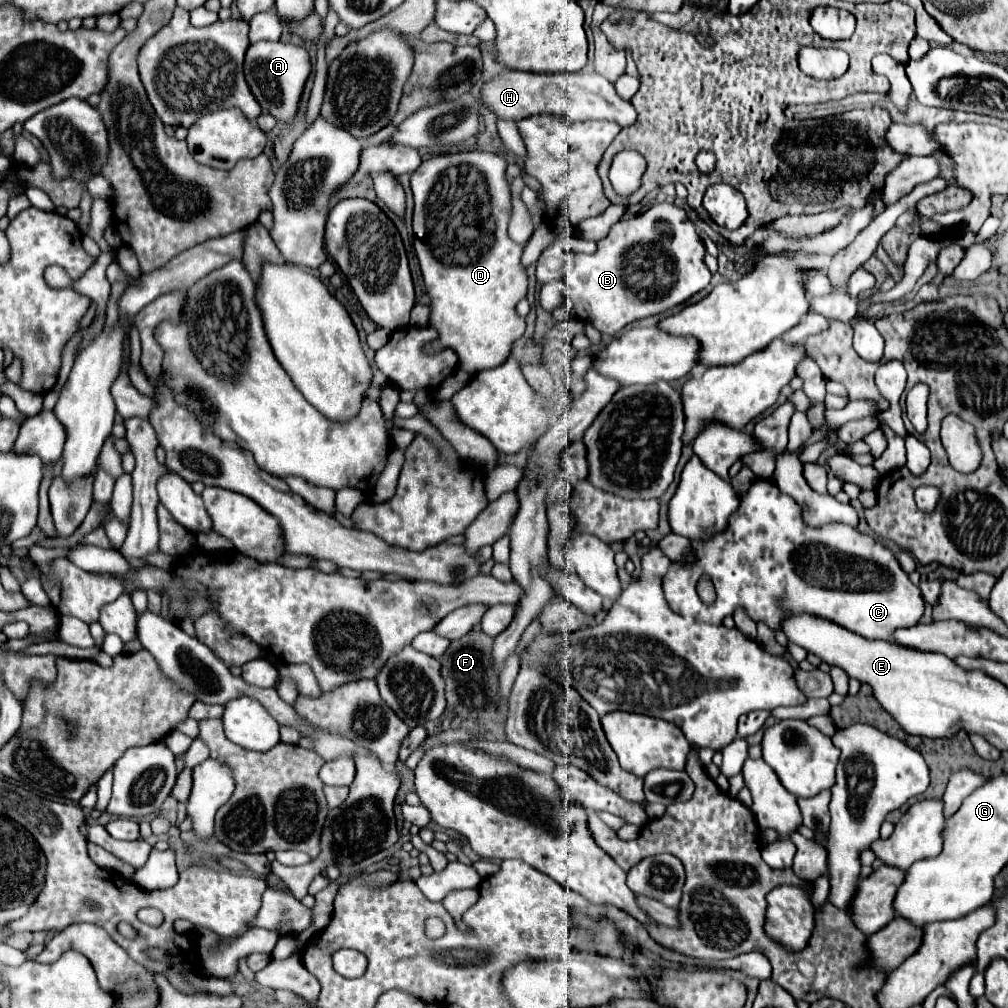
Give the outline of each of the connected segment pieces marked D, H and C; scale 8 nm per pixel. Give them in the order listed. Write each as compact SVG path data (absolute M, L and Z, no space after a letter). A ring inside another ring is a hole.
M459 151L431 157L411 175L411 189L417 209L417 219L413 211L413 231L417 235L413 245L421 263L427 295L431 297L429 325L433 325L437 331L437 339L431 341L425 351L455 351L459 357L459 369L465 369L469 375L477 375L505 363L513 341L525 331L525 319L517 315L515 305L527 293L527 275L521 267L523 245L517 245L507 237L511 193L505 179L505 169L507 161L497 153Z
M503 71L495 79L483 83L481 101L499 119L525 119L537 113L555 113L569 119L605 119L615 121L621 127L629 127L637 121L637 111L631 101L623 101L611 83L595 73L525 73Z
M755 481L749 493L741 497L737 513L733 513L733 517L729 519L729 529L725 529L725 533L715 533L713 541L693 541L693 549L697 553L697 561L693 563L693 567L683 569L673 563L663 581L663 591L673 611L697 617L699 621L719 625L725 615L731 615L735 611L737 605L745 605L753 621L765 621L771 629L781 629L779 621L783 619L785 609L787 613L809 611L827 617L867 639L891 639L897 629L917 625L925 611L921 589L909 581L907 573L899 567L899 561L895 559L891 549L887 549L881 541L871 539L869 535L863 535L847 525L833 523L819 529L807 527L801 519L801 507L789 495L783 495L773 481ZM701 575L709 575L711 583L715 585L717 599L713 603L701 601L697 593L697 581L701 579Z

